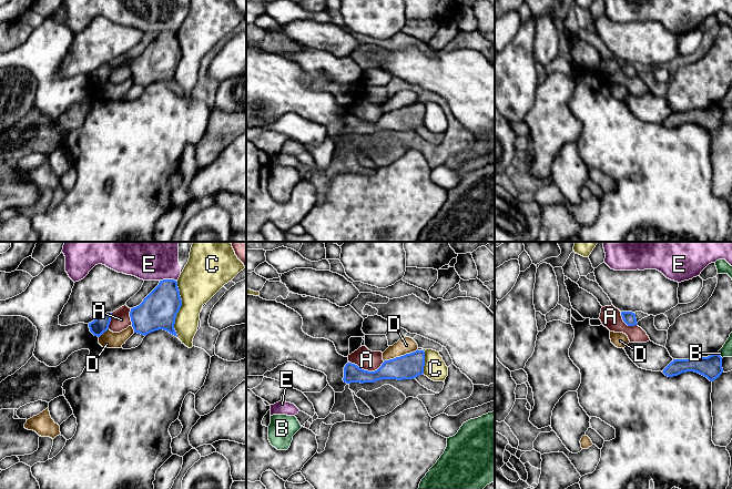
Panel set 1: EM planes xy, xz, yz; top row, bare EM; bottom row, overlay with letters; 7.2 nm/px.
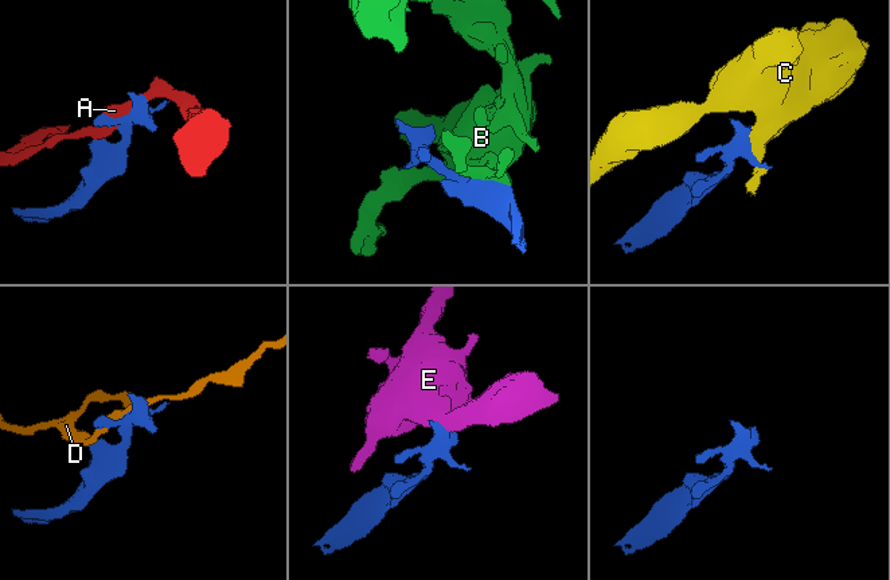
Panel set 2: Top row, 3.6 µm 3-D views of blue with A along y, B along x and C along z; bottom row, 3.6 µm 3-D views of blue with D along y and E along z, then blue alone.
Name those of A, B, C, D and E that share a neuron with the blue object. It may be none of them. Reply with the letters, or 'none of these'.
none of these

